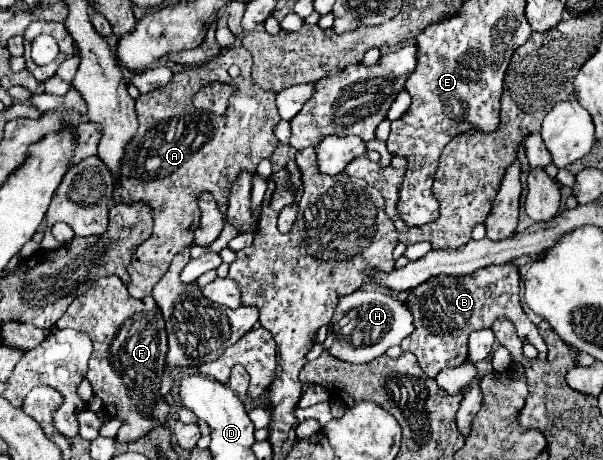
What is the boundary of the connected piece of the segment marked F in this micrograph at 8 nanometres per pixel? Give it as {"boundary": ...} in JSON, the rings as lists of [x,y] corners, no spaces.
{"boundary":[[[103,277],[73,299],[55,327],[71,327],[91,339],[93,353],[85,377],[95,389],[95,395],[103,399],[107,415],[123,421],[117,433],[119,443],[135,441],[153,427],[167,423],[169,405],[159,395],[159,383],[165,371],[167,335],[161,309],[153,297],[133,299],[117,277]]]}

